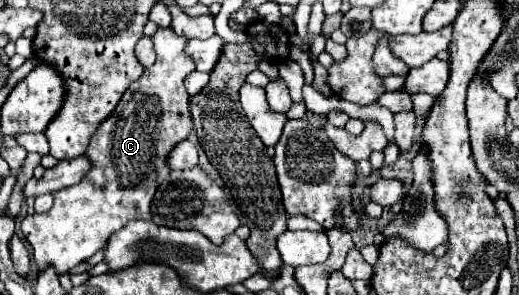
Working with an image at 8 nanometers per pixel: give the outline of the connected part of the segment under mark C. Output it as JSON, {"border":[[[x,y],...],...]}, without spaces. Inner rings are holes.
{"border":[[[158,27],[152,43],[158,53],[156,63],[144,69],[142,77],[126,89],[114,113],[102,121],[90,139],[86,155],[92,159],[92,169],[78,185],[56,191],[54,207],[48,213],[24,217],[20,227],[34,249],[36,273],[54,267],[58,275],[64,275],[74,265],[90,259],[108,243],[110,235],[130,221],[148,221],[152,217],[152,197],[170,173],[166,167],[168,153],[192,131],[190,95],[186,93],[184,79],[196,69],[192,57],[184,51],[188,39],[176,35],[172,27]]]}

